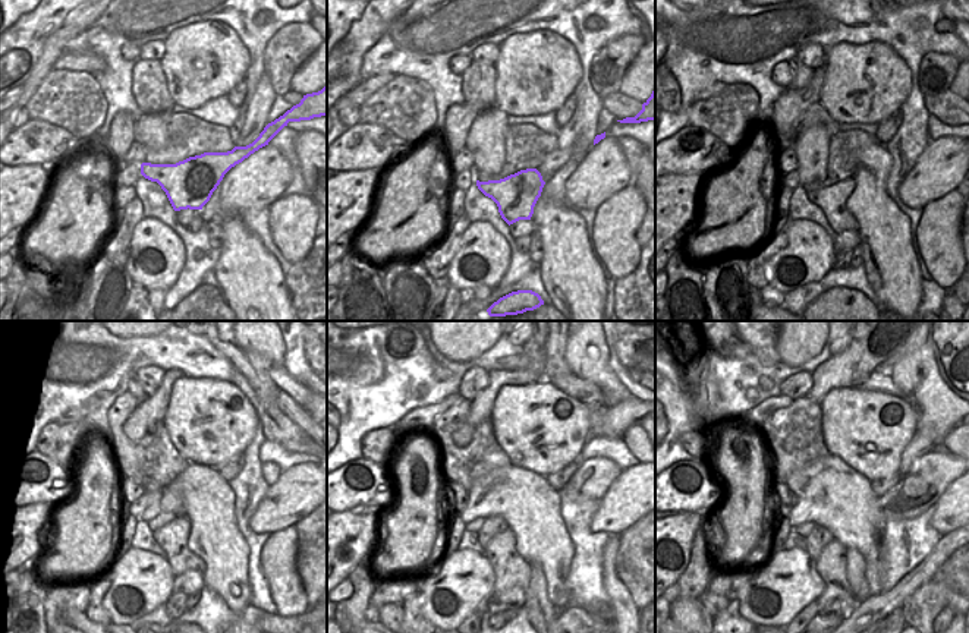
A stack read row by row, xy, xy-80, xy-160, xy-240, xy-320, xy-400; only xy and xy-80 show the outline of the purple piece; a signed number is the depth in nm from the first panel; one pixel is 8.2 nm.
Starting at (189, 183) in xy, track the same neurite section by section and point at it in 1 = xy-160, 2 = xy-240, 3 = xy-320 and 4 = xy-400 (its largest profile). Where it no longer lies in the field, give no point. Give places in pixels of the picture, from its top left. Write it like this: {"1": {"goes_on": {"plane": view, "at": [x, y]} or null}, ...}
{"1": {"goes_on": {"plane": "xy-160", "at": [831, 200]}}, "2": {"goes_on": {"plane": "xy-240", "at": [173, 538]}}, "3": {"goes_on": {"plane": "xy-320", "at": [510, 569]}}, "4": {"goes_on": {"plane": "xy-400", "at": [831, 564]}}}

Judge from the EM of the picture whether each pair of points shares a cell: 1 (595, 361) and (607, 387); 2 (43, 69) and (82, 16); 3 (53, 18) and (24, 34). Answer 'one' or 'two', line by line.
1: one
2: one
3: one

